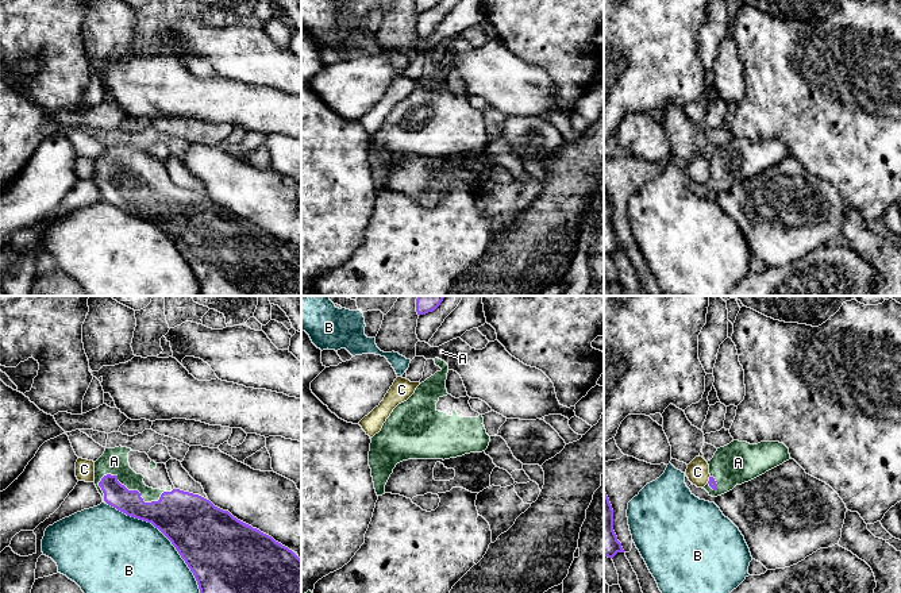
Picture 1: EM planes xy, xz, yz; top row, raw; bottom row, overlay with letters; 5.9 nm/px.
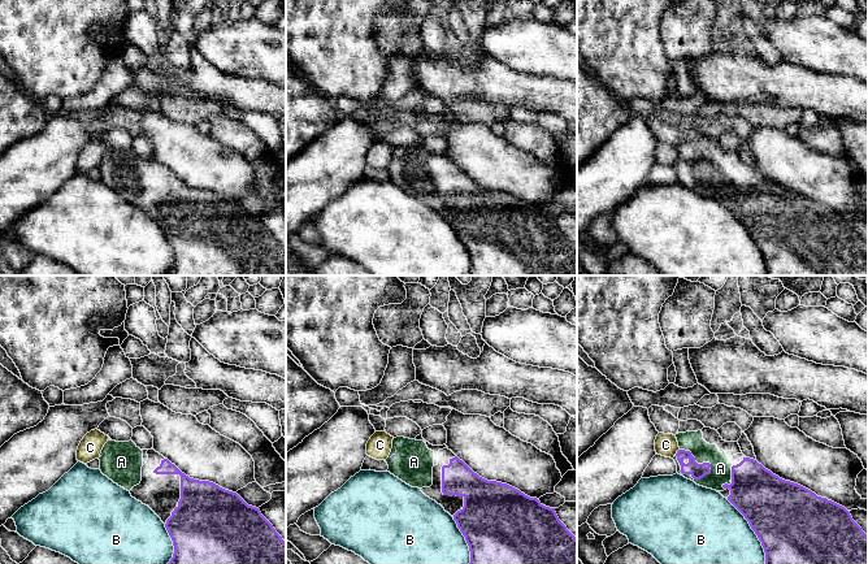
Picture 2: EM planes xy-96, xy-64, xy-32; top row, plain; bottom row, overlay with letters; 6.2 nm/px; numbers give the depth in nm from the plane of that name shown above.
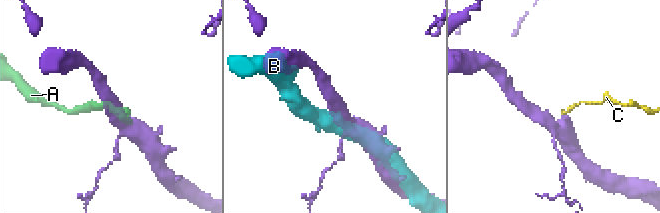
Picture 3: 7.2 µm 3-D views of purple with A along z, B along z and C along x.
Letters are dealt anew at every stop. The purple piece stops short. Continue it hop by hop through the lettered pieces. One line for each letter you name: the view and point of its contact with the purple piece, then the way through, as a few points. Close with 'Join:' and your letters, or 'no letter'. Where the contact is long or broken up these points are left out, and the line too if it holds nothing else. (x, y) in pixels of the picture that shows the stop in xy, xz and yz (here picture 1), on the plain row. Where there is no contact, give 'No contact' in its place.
A: Touches purple at xy (137, 188)
Join: A

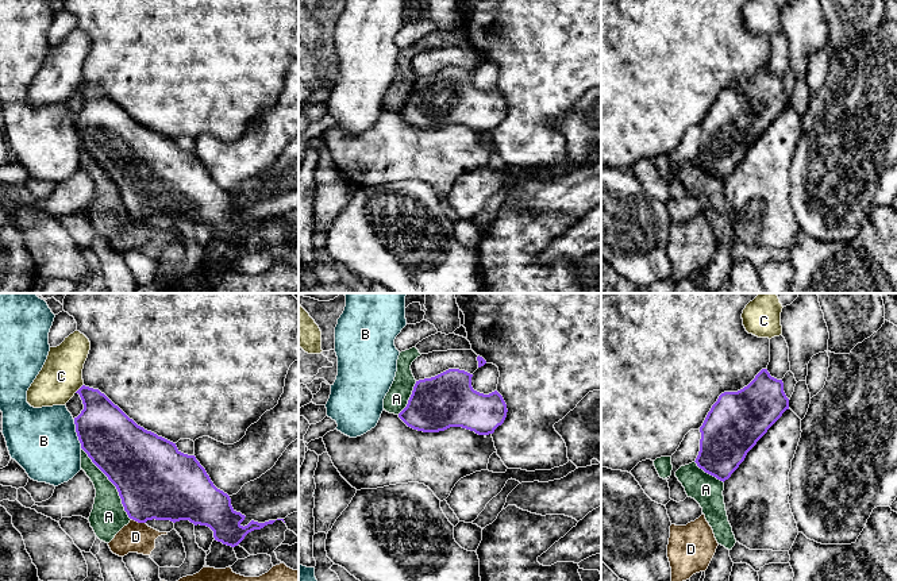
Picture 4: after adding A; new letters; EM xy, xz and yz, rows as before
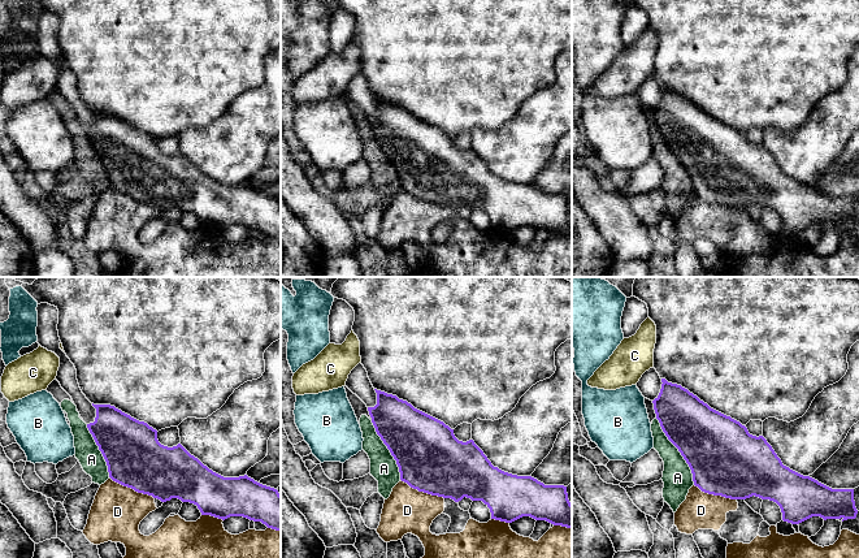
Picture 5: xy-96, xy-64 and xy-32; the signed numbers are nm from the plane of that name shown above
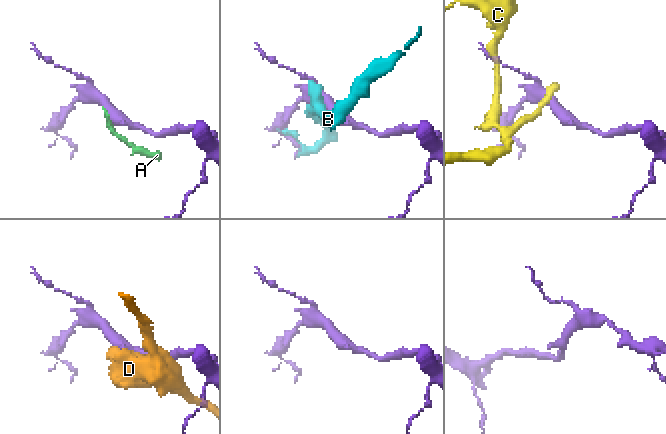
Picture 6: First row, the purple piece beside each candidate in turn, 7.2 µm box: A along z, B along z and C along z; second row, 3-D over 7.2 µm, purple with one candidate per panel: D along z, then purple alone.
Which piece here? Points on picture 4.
Join: no letter

